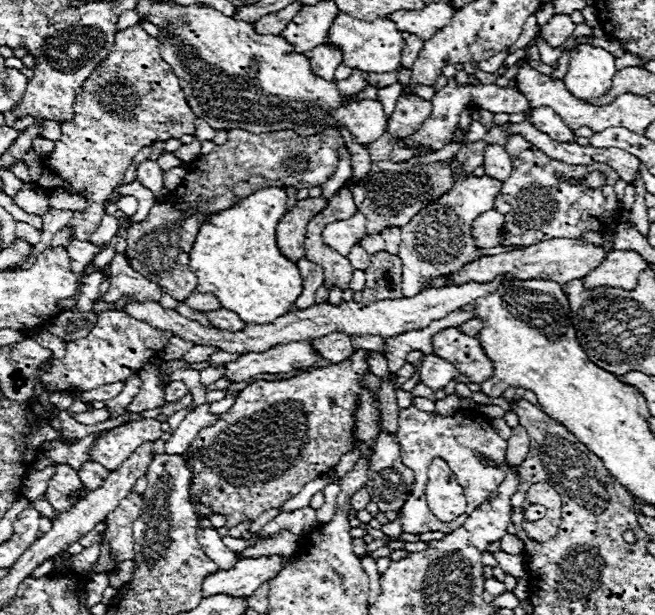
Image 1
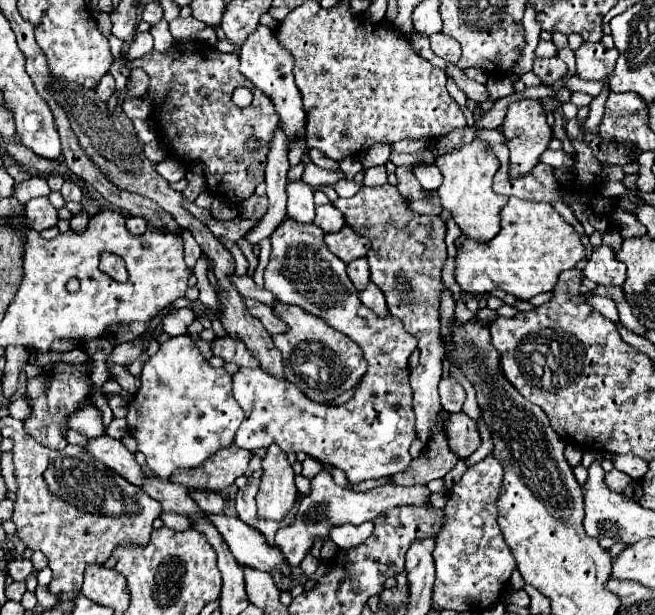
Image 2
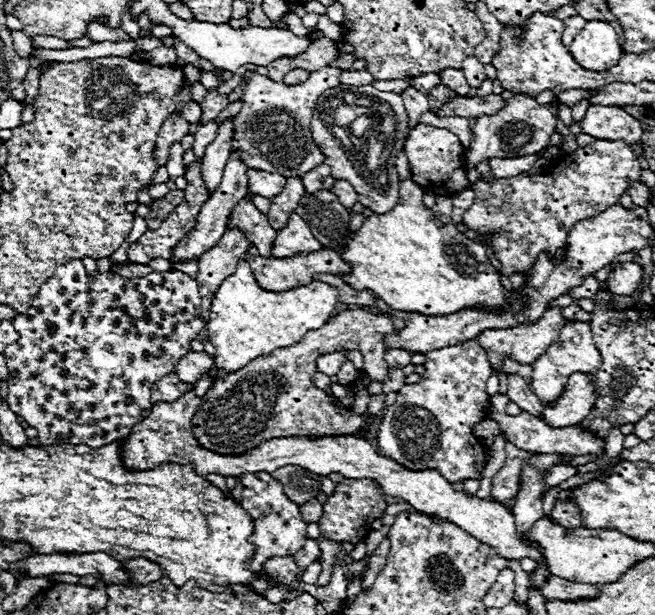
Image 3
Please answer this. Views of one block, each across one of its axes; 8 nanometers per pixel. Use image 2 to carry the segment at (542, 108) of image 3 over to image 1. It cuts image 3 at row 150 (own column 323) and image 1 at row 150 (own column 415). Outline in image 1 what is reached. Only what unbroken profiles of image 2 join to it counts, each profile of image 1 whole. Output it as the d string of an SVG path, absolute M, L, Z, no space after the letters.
M490 144L486 148L486 154L484 154L484 168L486 168L486 174L496 178L496 180L506 180L512 172L512 164L510 164L510 156L508 152L504 150L504 146L498 146L498 144Z

